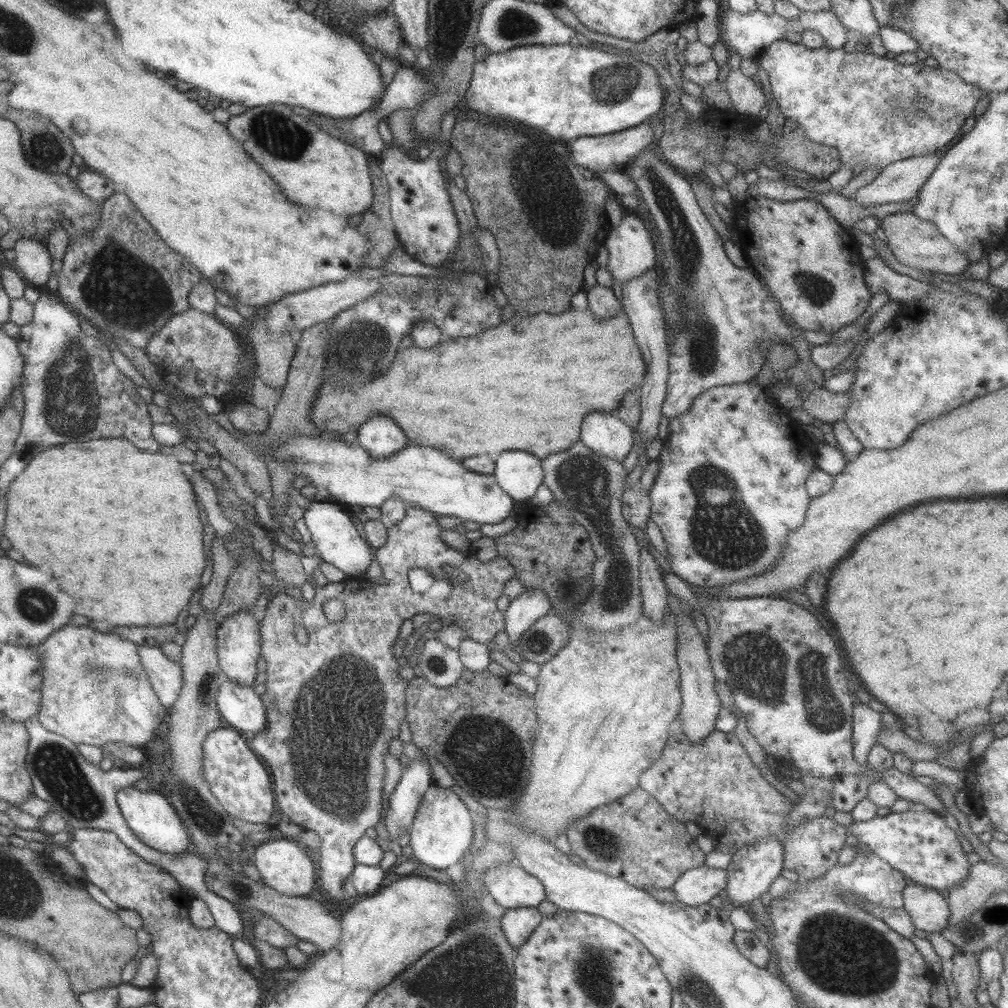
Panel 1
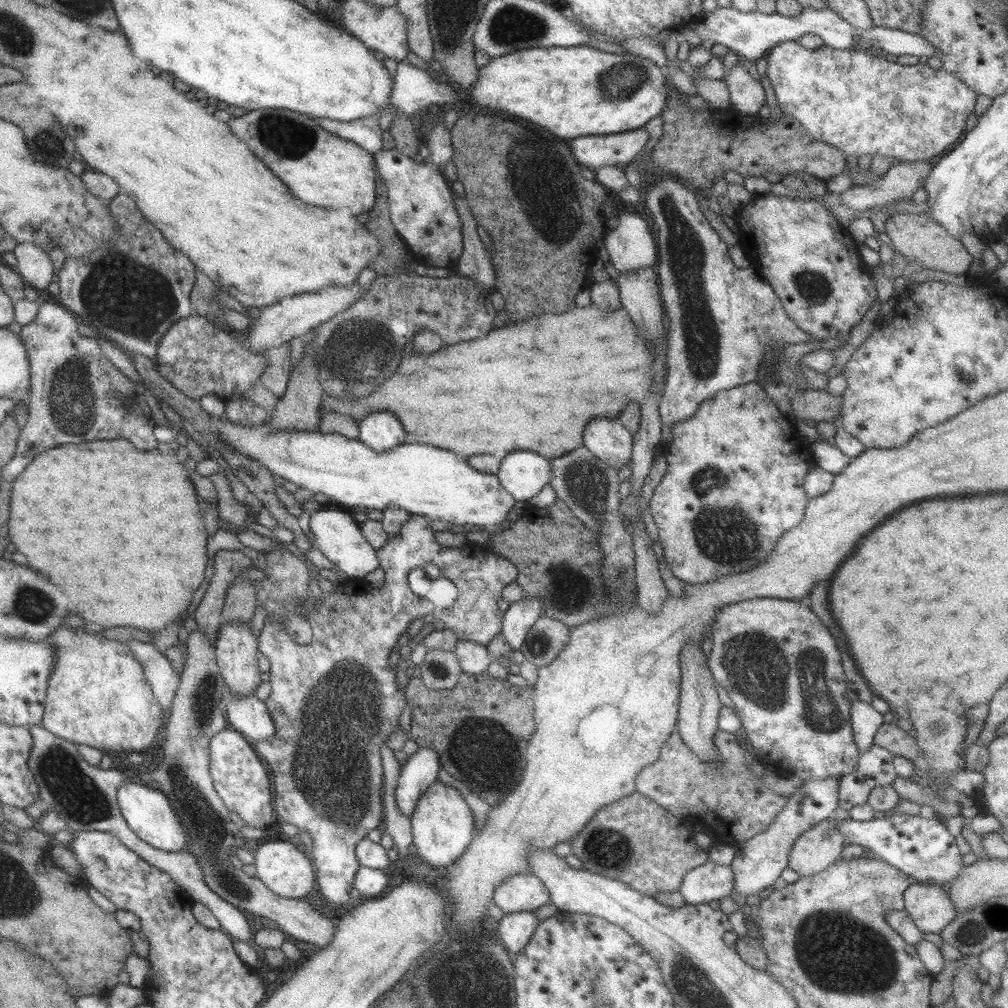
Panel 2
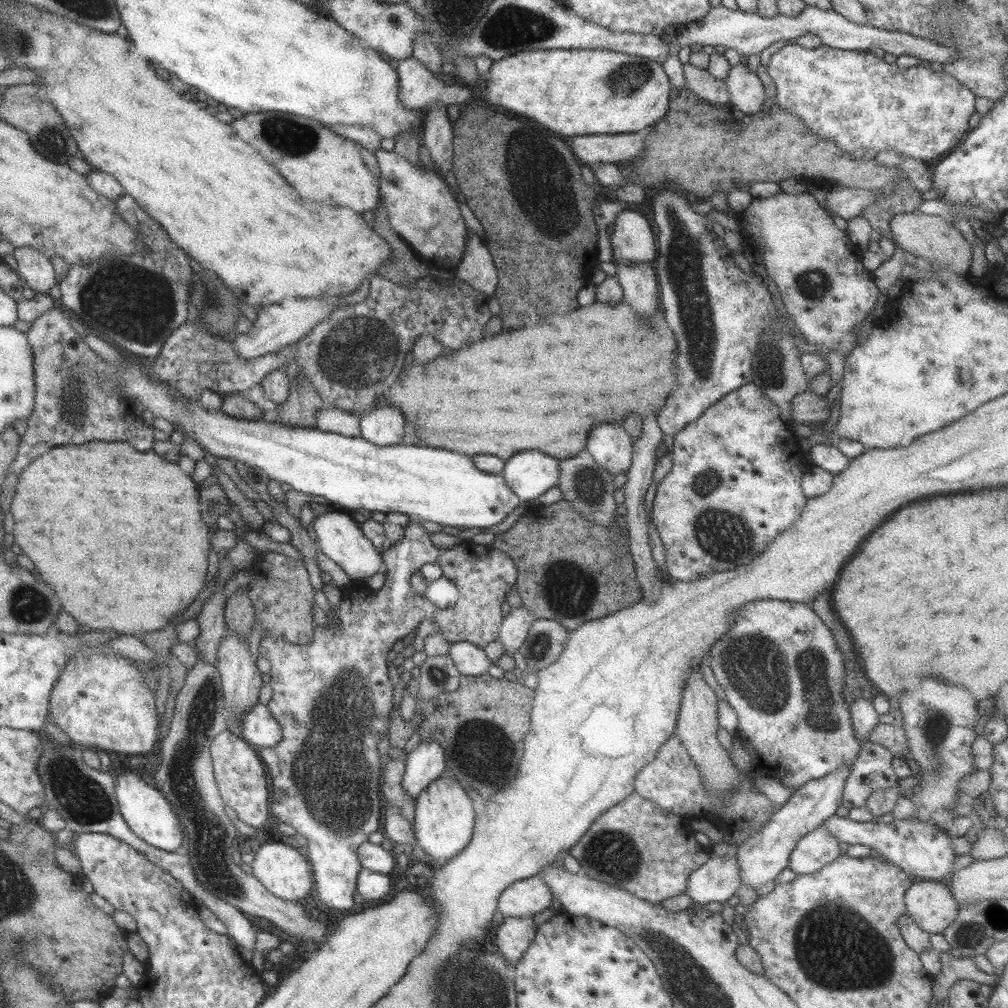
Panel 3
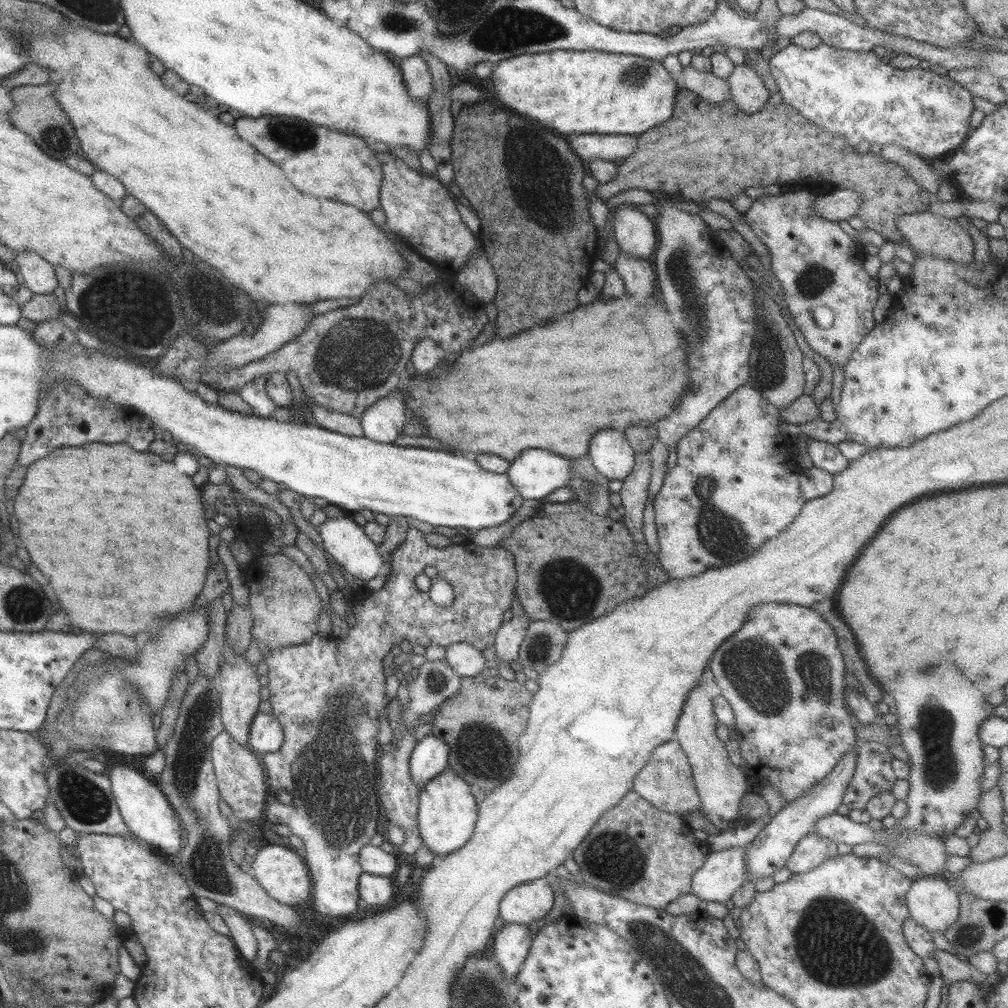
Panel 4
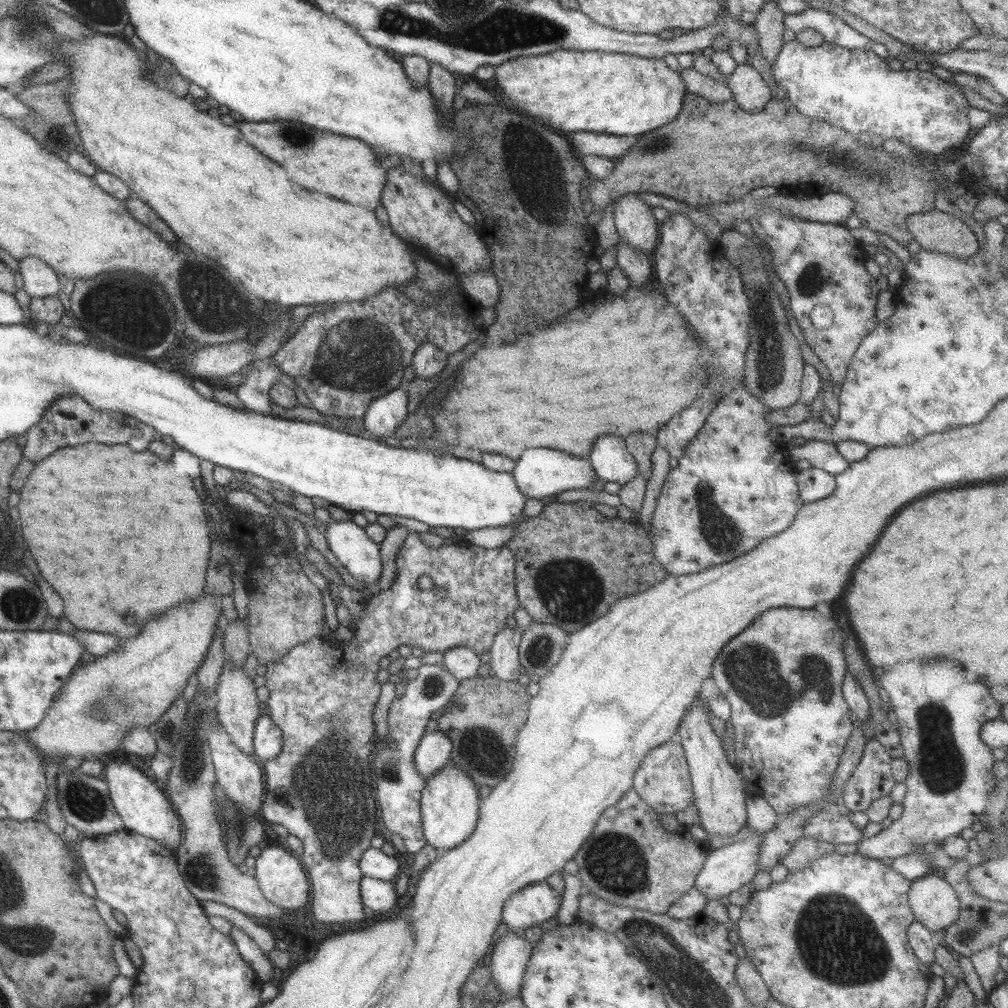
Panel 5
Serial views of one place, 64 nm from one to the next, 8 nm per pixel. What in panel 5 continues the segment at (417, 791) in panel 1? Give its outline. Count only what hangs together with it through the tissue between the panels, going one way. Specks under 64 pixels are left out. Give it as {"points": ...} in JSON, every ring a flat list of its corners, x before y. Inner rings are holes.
{"points":[[440,730,424,732,413,754,415,773,427,779,450,762,451,741]]}

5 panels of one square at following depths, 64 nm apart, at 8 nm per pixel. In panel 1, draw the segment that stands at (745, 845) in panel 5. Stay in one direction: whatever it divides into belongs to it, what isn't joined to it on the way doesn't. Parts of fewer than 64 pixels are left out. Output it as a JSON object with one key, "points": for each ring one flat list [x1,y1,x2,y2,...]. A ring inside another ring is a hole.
{"points":[[703,864,680,874,670,890,675,894,675,901,696,907,708,903,721,890,725,890,725,884,727,878,723,869]]}

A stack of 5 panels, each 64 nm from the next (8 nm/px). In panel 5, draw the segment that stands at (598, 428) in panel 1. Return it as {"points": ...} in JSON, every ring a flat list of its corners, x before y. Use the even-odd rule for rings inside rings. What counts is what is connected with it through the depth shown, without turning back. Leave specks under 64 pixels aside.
{"points":[[611,434,599,436,593,442,587,459,597,477,606,482,616,482,620,486,638,473,635,459,625,442]]}

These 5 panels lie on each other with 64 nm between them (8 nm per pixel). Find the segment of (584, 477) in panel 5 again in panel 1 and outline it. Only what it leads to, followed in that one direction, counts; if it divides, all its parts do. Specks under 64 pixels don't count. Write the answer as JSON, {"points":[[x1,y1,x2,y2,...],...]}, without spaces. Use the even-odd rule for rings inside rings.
{"points":[[522,450,498,454,492,475,503,492,520,502,530,499,542,483,540,459]]}

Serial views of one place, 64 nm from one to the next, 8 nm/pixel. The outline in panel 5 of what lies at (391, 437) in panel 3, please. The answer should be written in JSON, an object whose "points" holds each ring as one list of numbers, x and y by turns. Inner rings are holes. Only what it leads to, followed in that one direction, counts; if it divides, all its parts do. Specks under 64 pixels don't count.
{"points":[[402,389,390,390,374,398,363,414,363,428,373,436,389,438,407,416,407,394]]}

